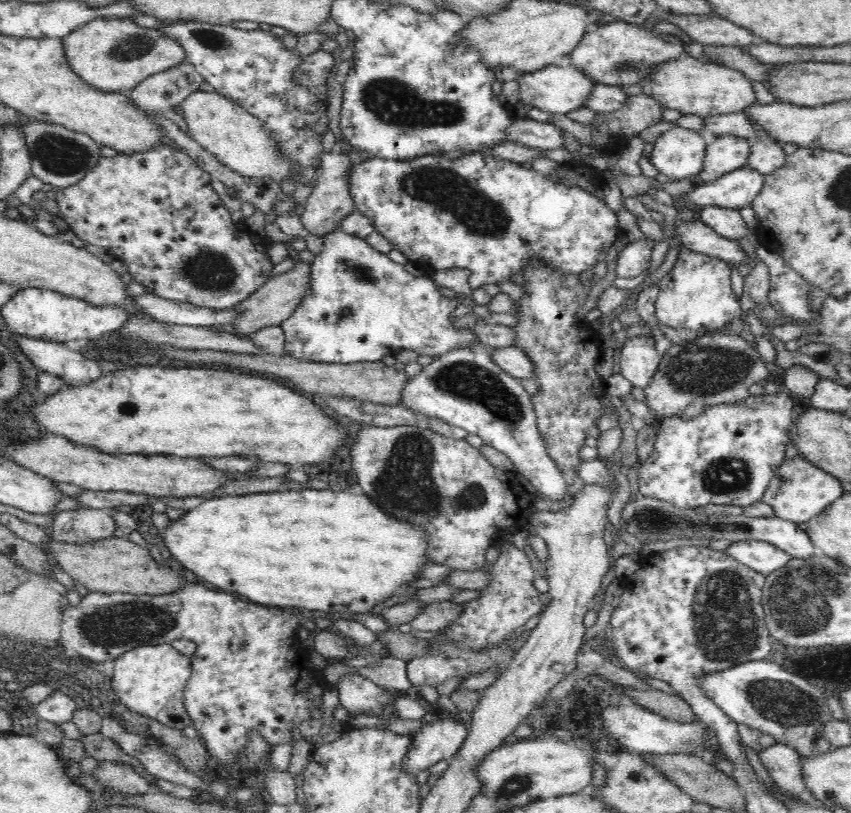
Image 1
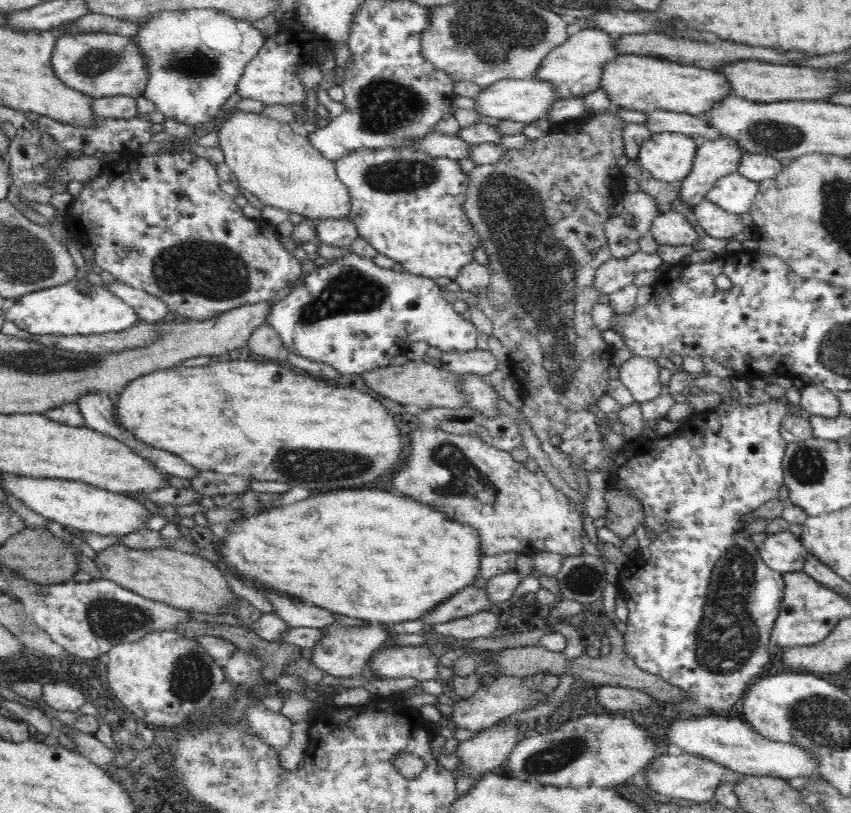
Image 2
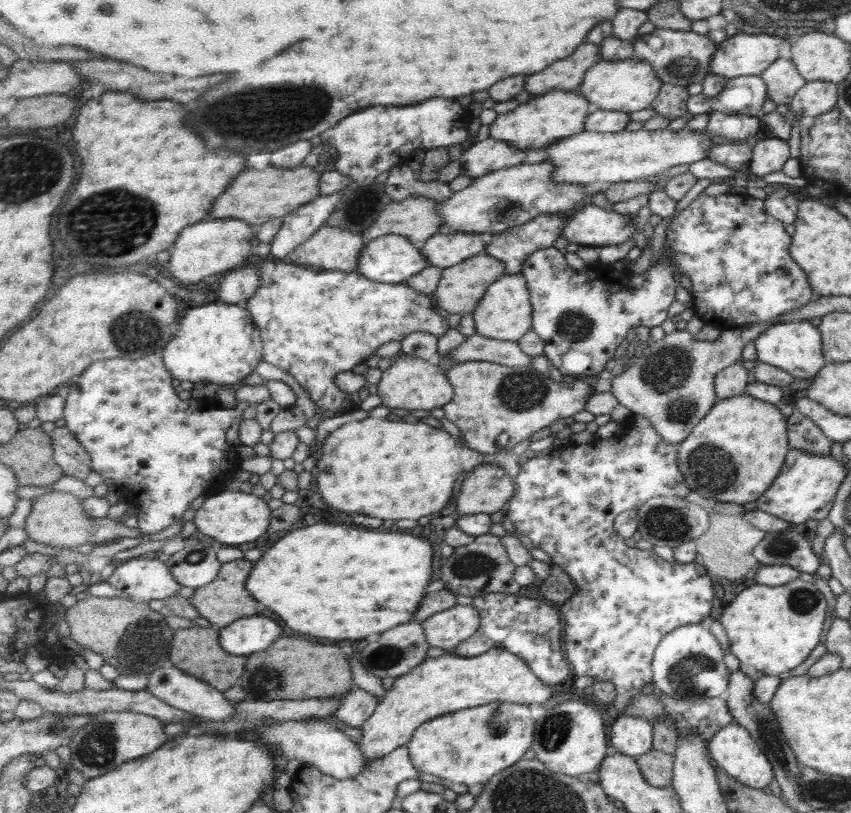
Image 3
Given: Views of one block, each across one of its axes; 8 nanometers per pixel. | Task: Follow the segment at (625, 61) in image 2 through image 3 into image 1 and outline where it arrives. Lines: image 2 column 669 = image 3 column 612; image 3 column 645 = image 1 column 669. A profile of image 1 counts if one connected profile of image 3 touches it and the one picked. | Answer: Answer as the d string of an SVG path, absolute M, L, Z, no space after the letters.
M680 54L675 59L654 63L650 72L637 80L635 85L642 95L651 98L659 107L700 118L742 112L756 100L752 85L742 71L696 59L689 54Z

